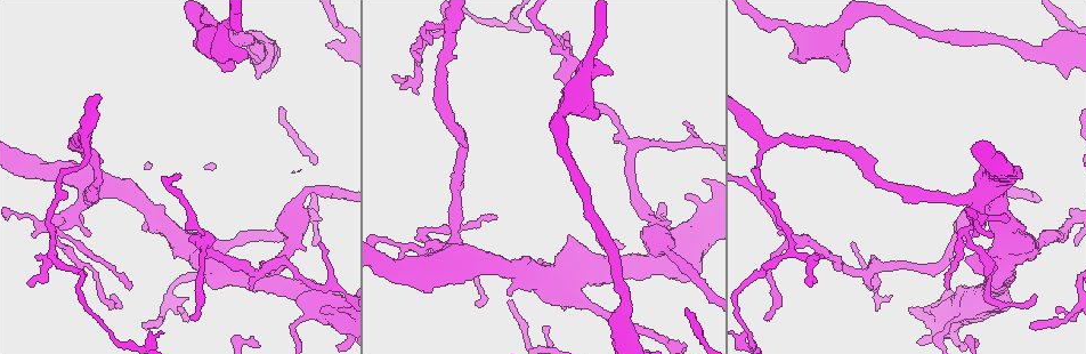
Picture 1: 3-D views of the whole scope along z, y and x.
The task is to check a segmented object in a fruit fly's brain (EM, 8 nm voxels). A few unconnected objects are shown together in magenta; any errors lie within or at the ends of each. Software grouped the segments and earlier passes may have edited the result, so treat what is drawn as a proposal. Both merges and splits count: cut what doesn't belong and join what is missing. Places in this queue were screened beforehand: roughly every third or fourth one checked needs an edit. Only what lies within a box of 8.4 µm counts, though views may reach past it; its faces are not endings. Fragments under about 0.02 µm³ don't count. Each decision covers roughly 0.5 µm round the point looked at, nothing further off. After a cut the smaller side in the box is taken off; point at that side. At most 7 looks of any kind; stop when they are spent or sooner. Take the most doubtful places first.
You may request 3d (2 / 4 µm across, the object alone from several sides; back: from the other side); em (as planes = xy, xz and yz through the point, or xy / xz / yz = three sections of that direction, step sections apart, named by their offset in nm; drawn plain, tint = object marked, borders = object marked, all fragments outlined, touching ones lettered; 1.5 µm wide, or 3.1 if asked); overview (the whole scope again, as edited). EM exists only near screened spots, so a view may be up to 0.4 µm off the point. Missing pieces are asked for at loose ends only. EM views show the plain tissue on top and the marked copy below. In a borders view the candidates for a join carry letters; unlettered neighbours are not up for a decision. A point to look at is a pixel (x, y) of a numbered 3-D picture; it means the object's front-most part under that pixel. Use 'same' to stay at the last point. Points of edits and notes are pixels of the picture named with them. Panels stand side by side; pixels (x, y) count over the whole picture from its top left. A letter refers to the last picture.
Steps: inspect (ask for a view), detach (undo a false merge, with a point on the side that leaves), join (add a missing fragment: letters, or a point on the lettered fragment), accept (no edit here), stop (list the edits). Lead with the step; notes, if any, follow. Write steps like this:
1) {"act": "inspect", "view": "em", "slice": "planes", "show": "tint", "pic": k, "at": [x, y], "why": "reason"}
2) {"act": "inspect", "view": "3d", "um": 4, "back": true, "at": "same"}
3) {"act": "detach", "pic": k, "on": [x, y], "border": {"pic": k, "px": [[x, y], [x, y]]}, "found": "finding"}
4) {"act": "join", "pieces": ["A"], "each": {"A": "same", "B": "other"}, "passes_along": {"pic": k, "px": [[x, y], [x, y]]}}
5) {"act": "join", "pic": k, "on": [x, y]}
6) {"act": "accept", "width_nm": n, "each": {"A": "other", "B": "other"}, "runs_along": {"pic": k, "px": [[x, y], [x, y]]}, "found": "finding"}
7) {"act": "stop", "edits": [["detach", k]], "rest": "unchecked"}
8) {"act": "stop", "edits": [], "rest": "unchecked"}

{"act": "inspect", "view": "3d", "um": 2, "pic": 1, "at": [611, 73], "why": "free end"}

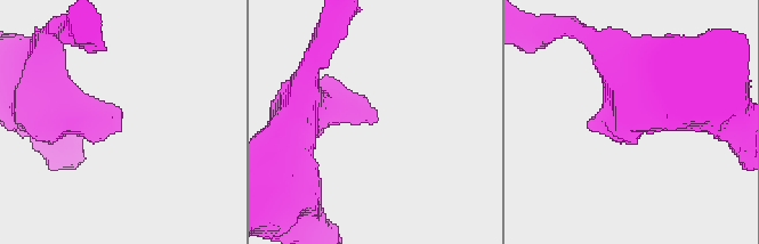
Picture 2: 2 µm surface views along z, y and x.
{"act": "inspect", "view": "em", "slice": "planes", "show": "borders", "pic": 2, "at": [121, 127], "why": "now the EM"}

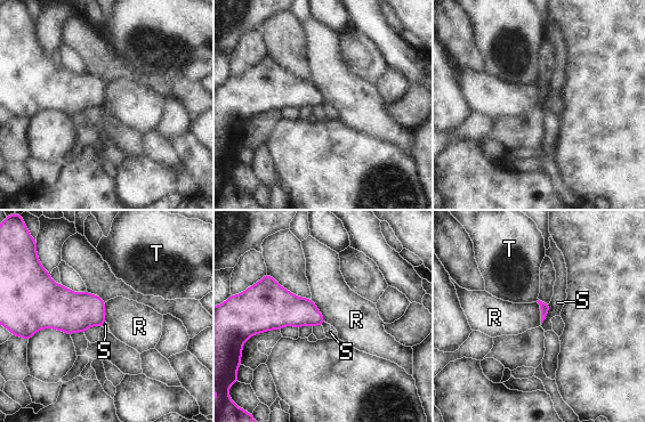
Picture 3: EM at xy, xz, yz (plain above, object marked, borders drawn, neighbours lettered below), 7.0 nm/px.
{"act": "accept", "each": {"R": "other", "S": "other", "T": "other"}, "found": "no lettered fragment goes on from it"}

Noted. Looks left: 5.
{"act": "inspect", "view": "3d", "um": 2, "pic": 1, "at": [994, 234], "why": "free end"}

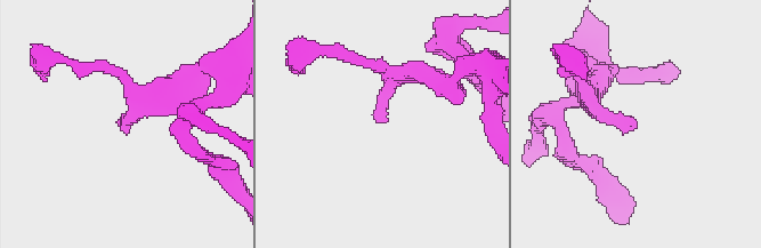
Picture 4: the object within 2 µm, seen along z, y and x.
{"act": "inspect", "view": "em", "slice": "yz", "step": 8, "show": "borders", "pic": 4, "at": [380, 121]}

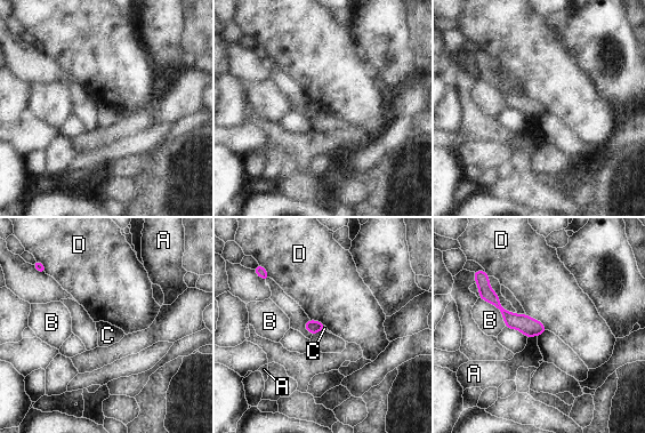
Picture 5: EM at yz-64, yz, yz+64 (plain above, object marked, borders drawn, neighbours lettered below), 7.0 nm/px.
{"act": "inspect", "view": "em", "slice": "planes", "show": "borders", "at": "same", "why": "cut it another way"}

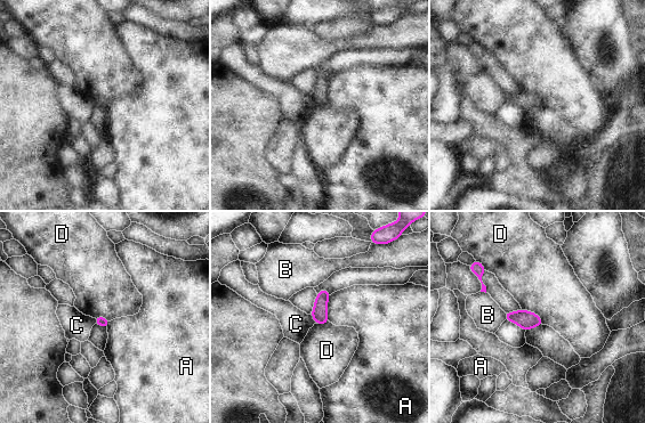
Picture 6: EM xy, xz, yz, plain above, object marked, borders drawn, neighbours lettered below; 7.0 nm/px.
{"act": "accept", "each": {"A": "other", "B": "other", "C": "other", "D": "other"}, "border": {"pic": 6, "px": [[522, 308], [534, 312], [542, 324]]}, "found": "none of them fits"}

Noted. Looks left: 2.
{"act": "inspect", "view": "em", "slice": "planes", "show": "borders", "pic": 1, "at": [1032, 326], "why": "tapers out"}

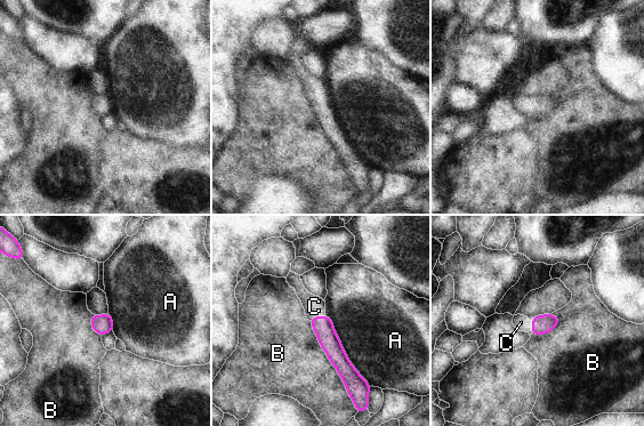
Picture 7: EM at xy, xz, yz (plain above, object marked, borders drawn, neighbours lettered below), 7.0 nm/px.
{"act": "join", "pieces": ["C"], "each": {"A": "other", "B": "other", "C": "same"}, "passes_along": {"pic": 7, "px": [[322, 326], [316, 316], [314, 306]]}, "found": "the cell continues"}

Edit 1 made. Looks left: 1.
{"act": "stop", "edits": [["join", 7]], "rest": "unchecked"}

